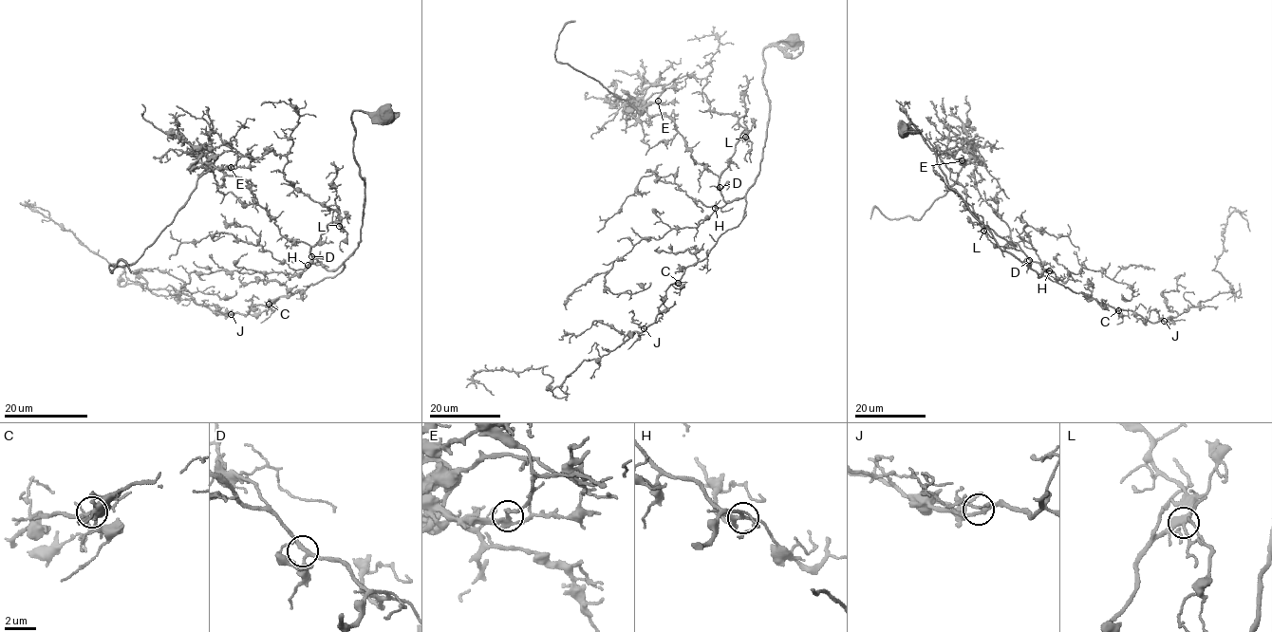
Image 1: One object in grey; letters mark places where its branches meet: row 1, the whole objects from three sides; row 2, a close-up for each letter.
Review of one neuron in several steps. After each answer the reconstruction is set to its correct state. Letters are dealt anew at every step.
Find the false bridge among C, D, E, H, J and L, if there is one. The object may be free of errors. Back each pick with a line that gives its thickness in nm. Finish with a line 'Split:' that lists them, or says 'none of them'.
E: 240 nm thick
Split: E

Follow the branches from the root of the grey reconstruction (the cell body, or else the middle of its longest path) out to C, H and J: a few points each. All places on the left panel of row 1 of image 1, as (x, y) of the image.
C: (385, 117), (354, 110), (351, 115), (354, 159), (364, 185), (364, 214), (357, 247), (334, 276), (269, 304)
H: (385, 117), (354, 110), (351, 115), (354, 159), (364, 180), (358, 246), (335, 269), (318, 261), (308, 265)
J: (385, 117), (351, 115), (364, 207), (361, 240), (344, 269), (304, 290), (255, 304), (244, 316), (231, 314)

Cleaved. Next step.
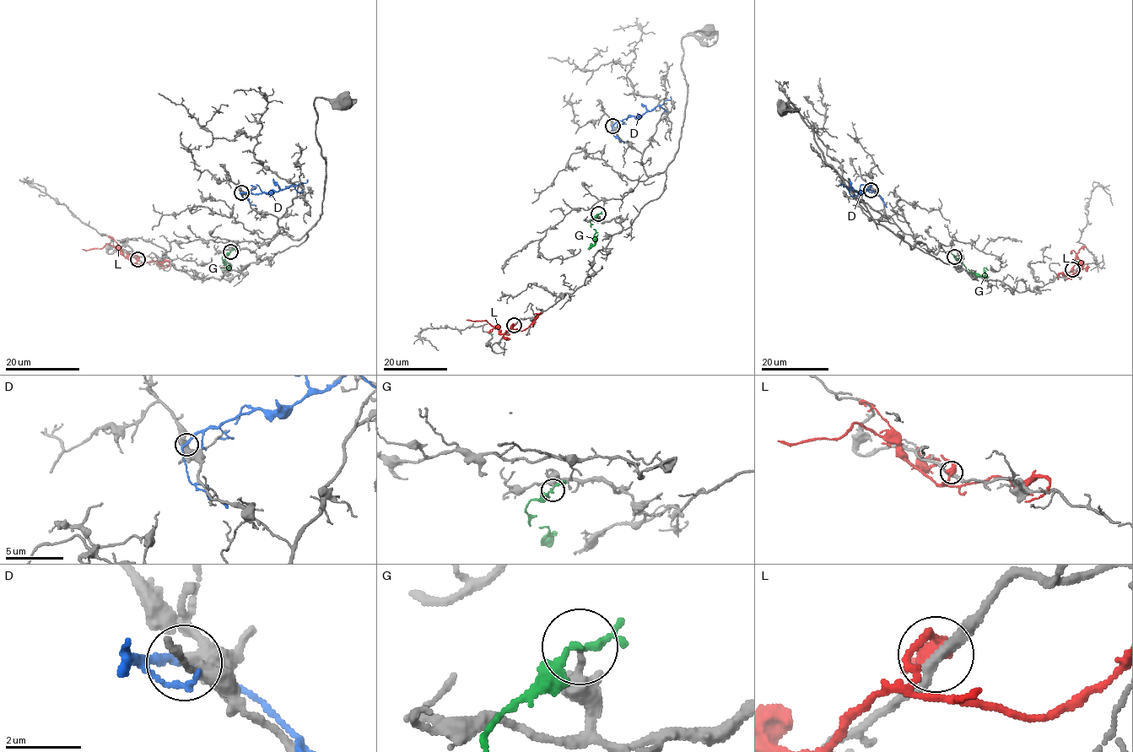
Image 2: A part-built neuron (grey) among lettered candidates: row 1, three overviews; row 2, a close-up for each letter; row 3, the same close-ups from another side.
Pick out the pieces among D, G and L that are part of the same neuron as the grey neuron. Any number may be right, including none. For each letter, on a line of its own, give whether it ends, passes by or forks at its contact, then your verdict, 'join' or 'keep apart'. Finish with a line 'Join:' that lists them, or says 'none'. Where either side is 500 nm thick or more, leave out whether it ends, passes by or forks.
D: it passes by | keep apart
G: it passes by | keep apart
L: it passes by | keep apart
Join: none

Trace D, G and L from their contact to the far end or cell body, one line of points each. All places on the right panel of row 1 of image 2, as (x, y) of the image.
D: (871, 190), (860, 193), (840, 184)
G: (953, 256), (974, 274), (982, 276), (984, 267), (989, 270)
L: (1072, 269), (1070, 271), (1076, 273), (1081, 267), (1082, 262), (1070, 251)

